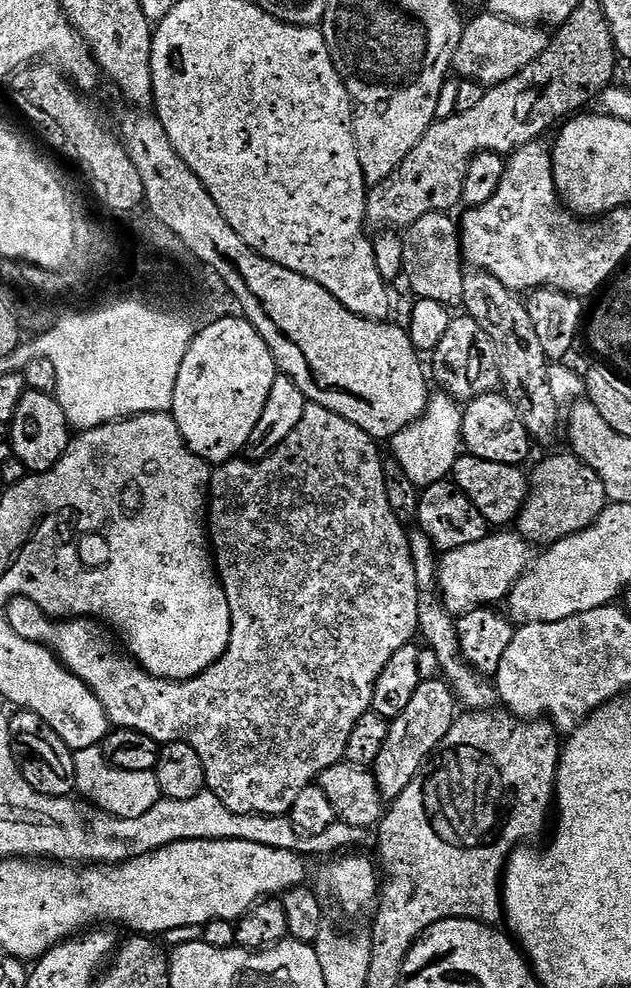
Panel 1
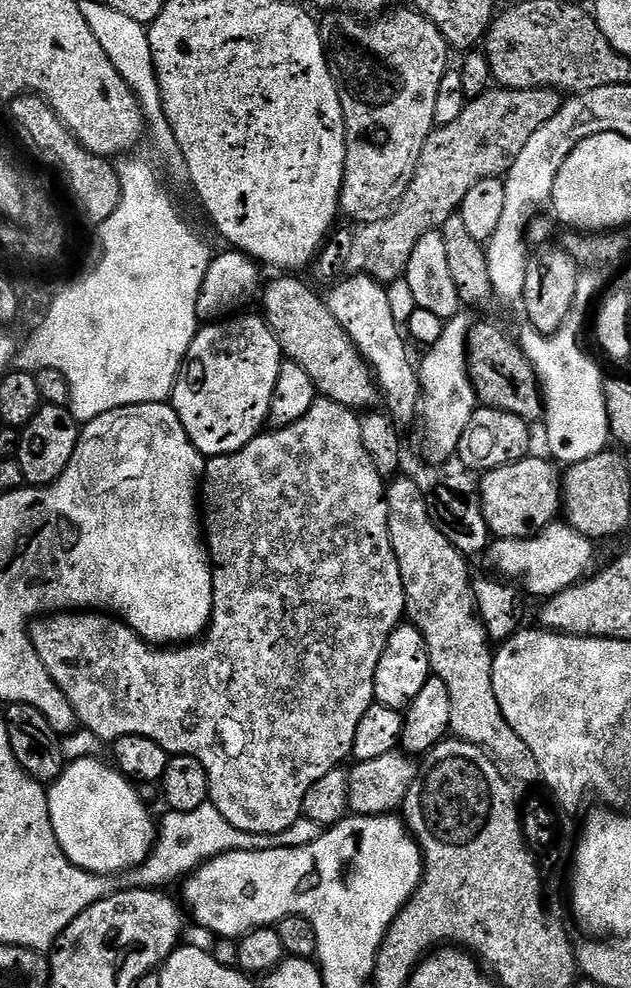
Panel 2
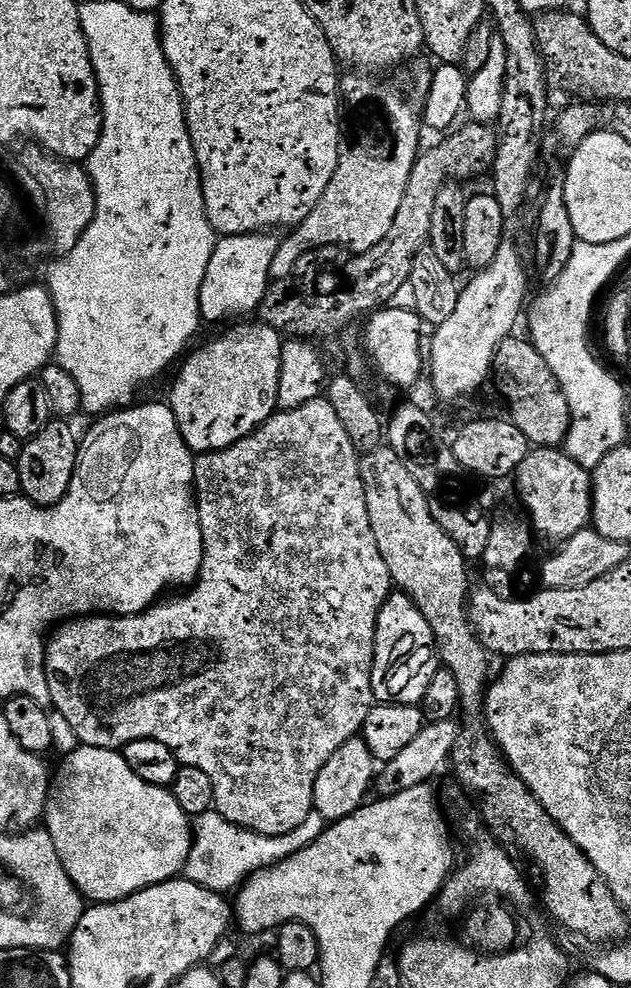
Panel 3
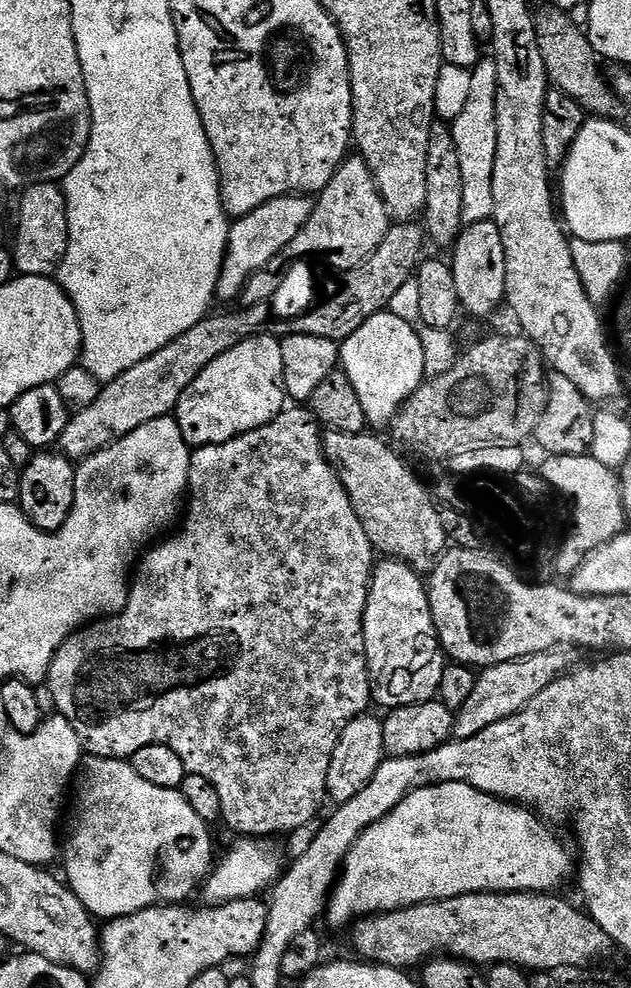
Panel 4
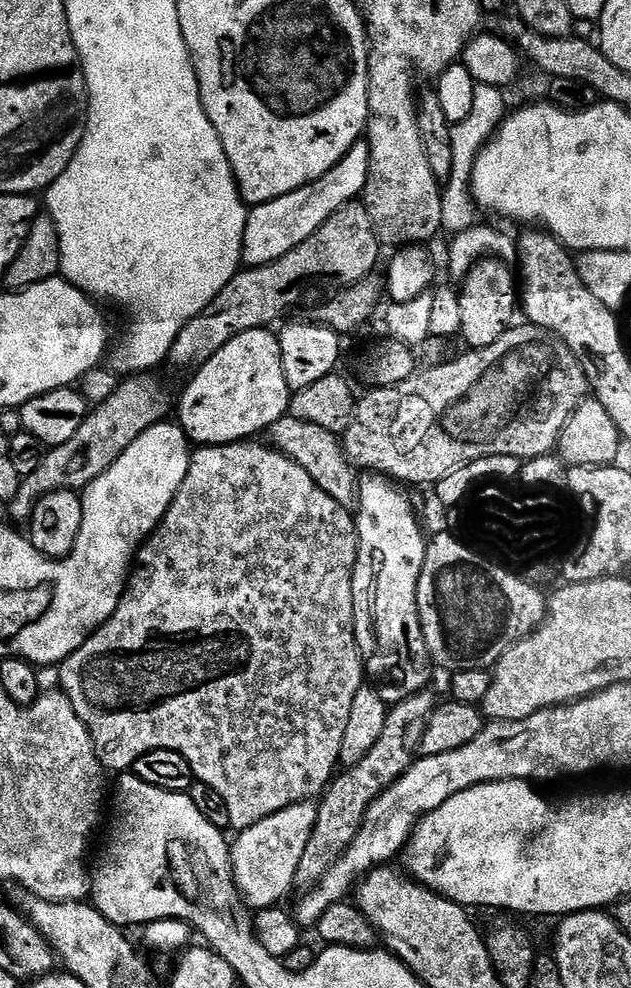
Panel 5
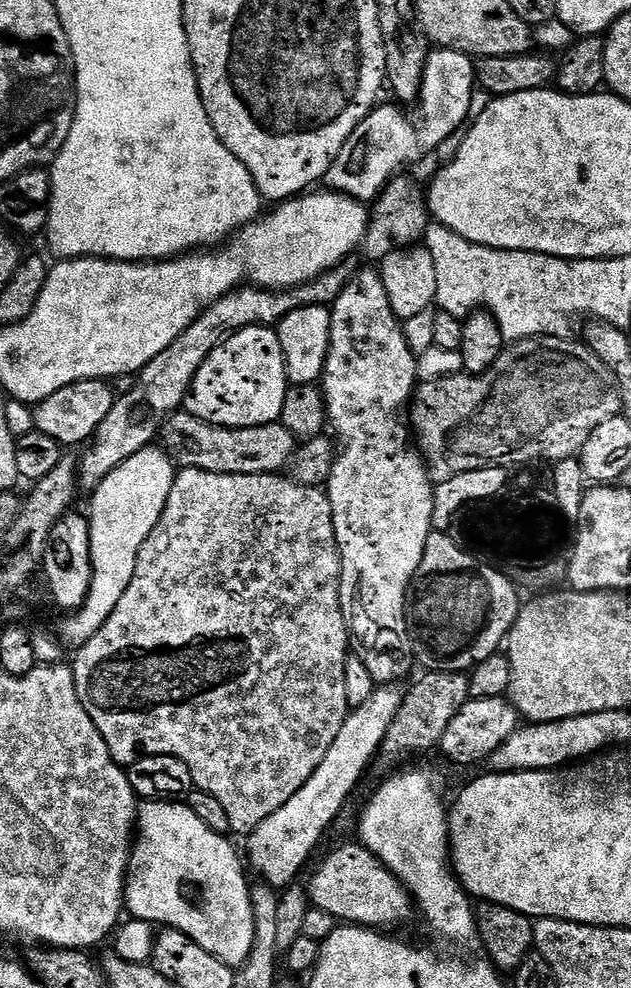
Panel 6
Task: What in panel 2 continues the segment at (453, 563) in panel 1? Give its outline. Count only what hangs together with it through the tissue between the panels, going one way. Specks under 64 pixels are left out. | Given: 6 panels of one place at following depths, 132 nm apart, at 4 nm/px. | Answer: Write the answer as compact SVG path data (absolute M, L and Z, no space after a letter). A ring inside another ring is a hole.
M567 522L548 524L536 536L521 540L491 541L486 557L497 568L499 575L509 582L518 582L525 593L539 598L551 598L581 583L589 575L588 567L596 556L597 545L588 540Z

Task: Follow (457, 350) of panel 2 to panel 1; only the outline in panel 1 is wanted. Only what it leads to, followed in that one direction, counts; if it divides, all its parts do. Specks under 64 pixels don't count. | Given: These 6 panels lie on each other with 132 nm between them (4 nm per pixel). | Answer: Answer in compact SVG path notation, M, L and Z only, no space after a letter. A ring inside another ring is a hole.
M447 394L433 395L428 401L428 408L423 416L419 416L414 423L403 428L392 437L390 447L395 462L400 464L406 472L410 482L417 486L427 486L451 477L454 462L462 454L462 418L461 405L455 396Z

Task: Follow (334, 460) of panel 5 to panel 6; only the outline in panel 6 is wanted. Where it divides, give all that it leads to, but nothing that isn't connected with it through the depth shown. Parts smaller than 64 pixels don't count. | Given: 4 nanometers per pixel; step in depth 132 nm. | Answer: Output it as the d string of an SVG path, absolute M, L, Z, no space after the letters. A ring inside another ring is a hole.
M181 410L168 417L162 429L162 444L180 468L210 470L214 474L266 474L279 473L287 465L298 440L281 422L227 428Z

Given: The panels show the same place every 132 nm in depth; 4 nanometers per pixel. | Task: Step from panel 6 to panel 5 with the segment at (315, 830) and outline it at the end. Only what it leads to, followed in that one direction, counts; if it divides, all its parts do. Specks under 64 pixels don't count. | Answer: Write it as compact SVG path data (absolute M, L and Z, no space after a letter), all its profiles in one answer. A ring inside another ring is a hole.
M304 801L284 808L278 814L243 829L230 846L232 877L245 907L260 911L275 907L293 889L296 870L306 849L308 838L316 824L318 805Z

